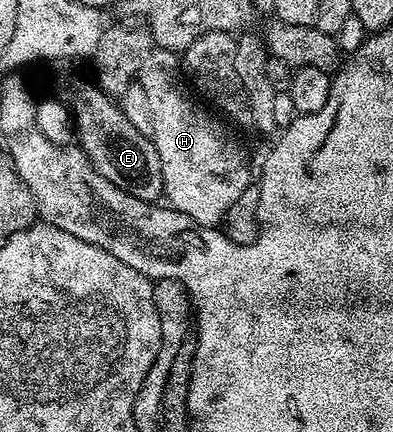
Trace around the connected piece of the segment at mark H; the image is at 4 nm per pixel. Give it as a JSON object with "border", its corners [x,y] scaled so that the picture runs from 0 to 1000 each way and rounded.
{"border":[[[387,111],[354,167],[349,194],[369,201],[379,250],[389,255],[384,324],[410,368],[422,472],[476,493],[511,521],[555,523],[575,505],[583,479],[593,479],[593,470],[603,470],[621,442],[644,428],[639,382],[606,322],[545,271],[550,264],[534,250],[514,252],[494,234],[499,227],[466,208],[471,188],[461,176],[458,125]]]}

